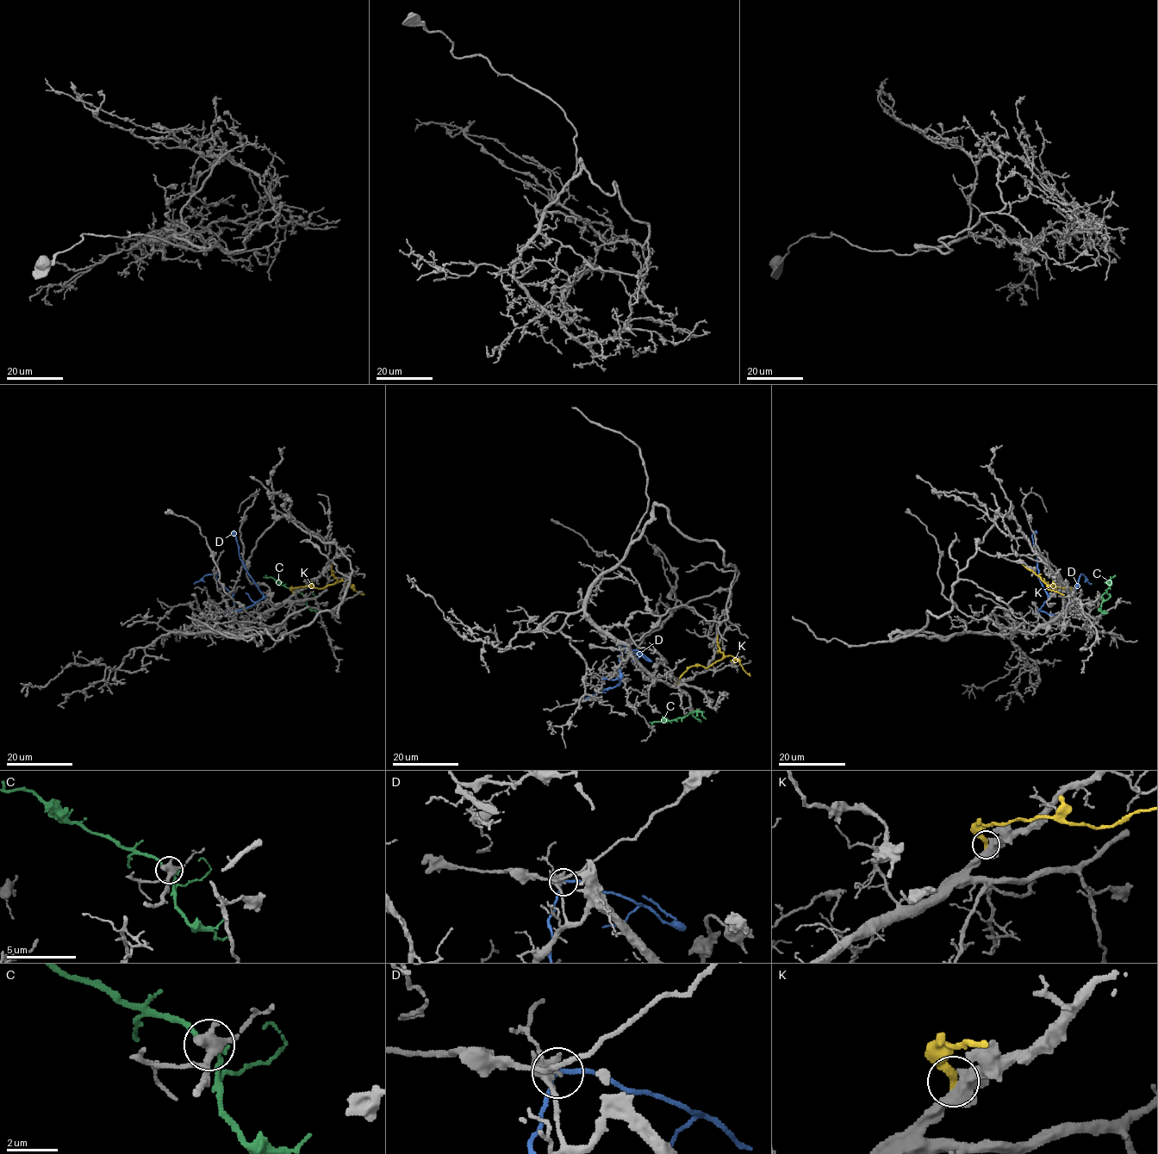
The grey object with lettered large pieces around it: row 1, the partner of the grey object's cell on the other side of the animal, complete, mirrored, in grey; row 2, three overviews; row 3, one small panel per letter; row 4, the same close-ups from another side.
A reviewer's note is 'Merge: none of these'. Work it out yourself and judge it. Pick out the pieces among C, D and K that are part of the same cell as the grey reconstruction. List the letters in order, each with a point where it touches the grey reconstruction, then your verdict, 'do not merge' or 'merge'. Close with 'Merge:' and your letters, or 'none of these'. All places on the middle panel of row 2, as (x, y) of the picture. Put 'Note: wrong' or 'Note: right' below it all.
C: (691, 711) | merge
D: (622, 650) | do not merge
K: (679, 684) | do not merge
Merge: C
Note: wrong

